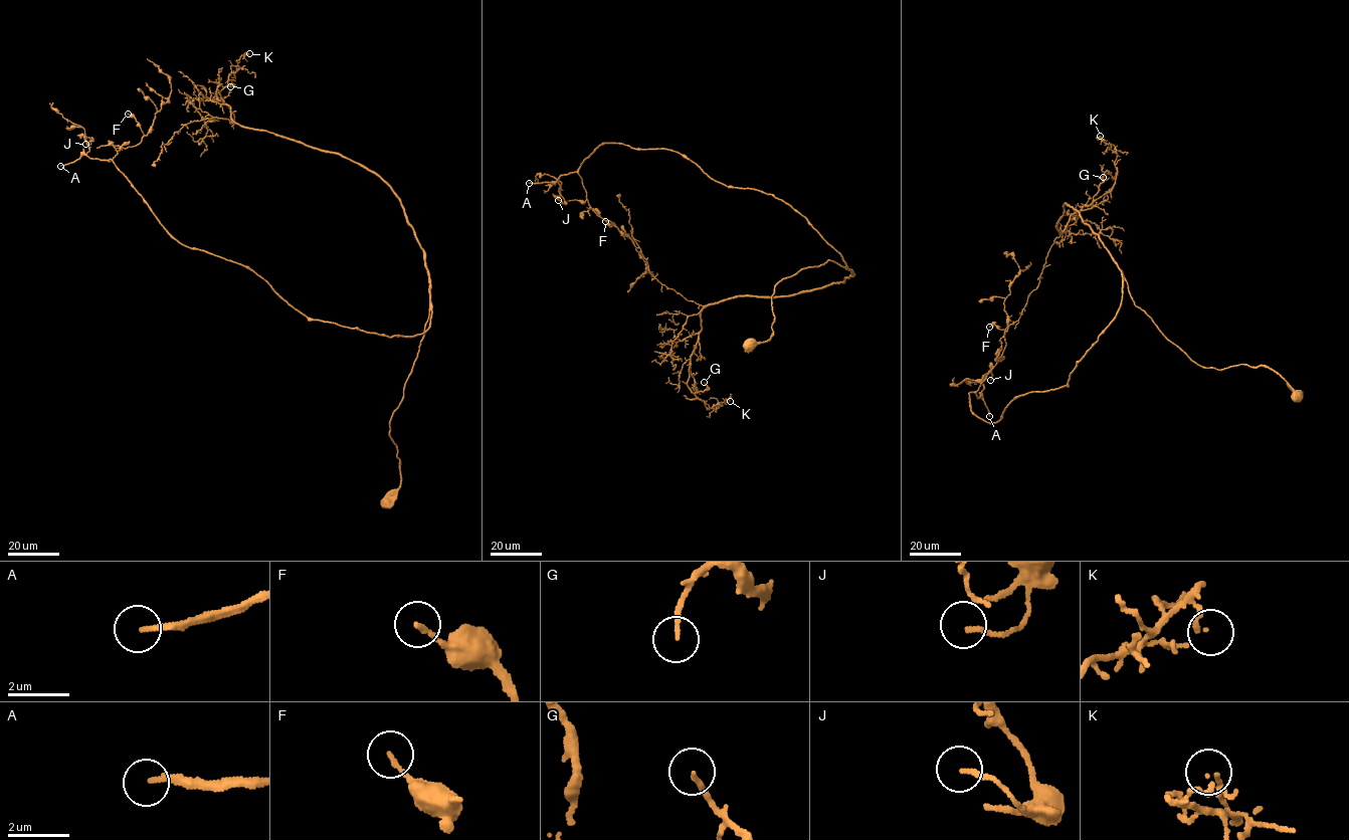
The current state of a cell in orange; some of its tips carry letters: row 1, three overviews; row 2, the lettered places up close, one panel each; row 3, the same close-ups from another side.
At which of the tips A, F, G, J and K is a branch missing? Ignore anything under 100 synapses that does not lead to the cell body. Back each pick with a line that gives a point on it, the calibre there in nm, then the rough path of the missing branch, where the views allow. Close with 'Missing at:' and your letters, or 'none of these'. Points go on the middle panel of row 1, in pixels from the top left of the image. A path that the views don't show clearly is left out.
A: Place: (529, 183). Thickness 190 nm
Missing at: A

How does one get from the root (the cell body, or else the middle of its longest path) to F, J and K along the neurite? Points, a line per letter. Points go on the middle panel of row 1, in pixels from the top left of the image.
F: (751, 347), (773, 333), (778, 281), (845, 266), (804, 217), (676, 152), (613, 143), (578, 170), (605, 221)
J: (751, 347), (773, 333), (778, 281), (845, 266), (788, 204), (676, 152), (613, 143), (560, 176), (558, 200)
K: (751, 347), (773, 333), (778, 281), (829, 259), (852, 272), (703, 308), (688, 385), (707, 408), (730, 401)

